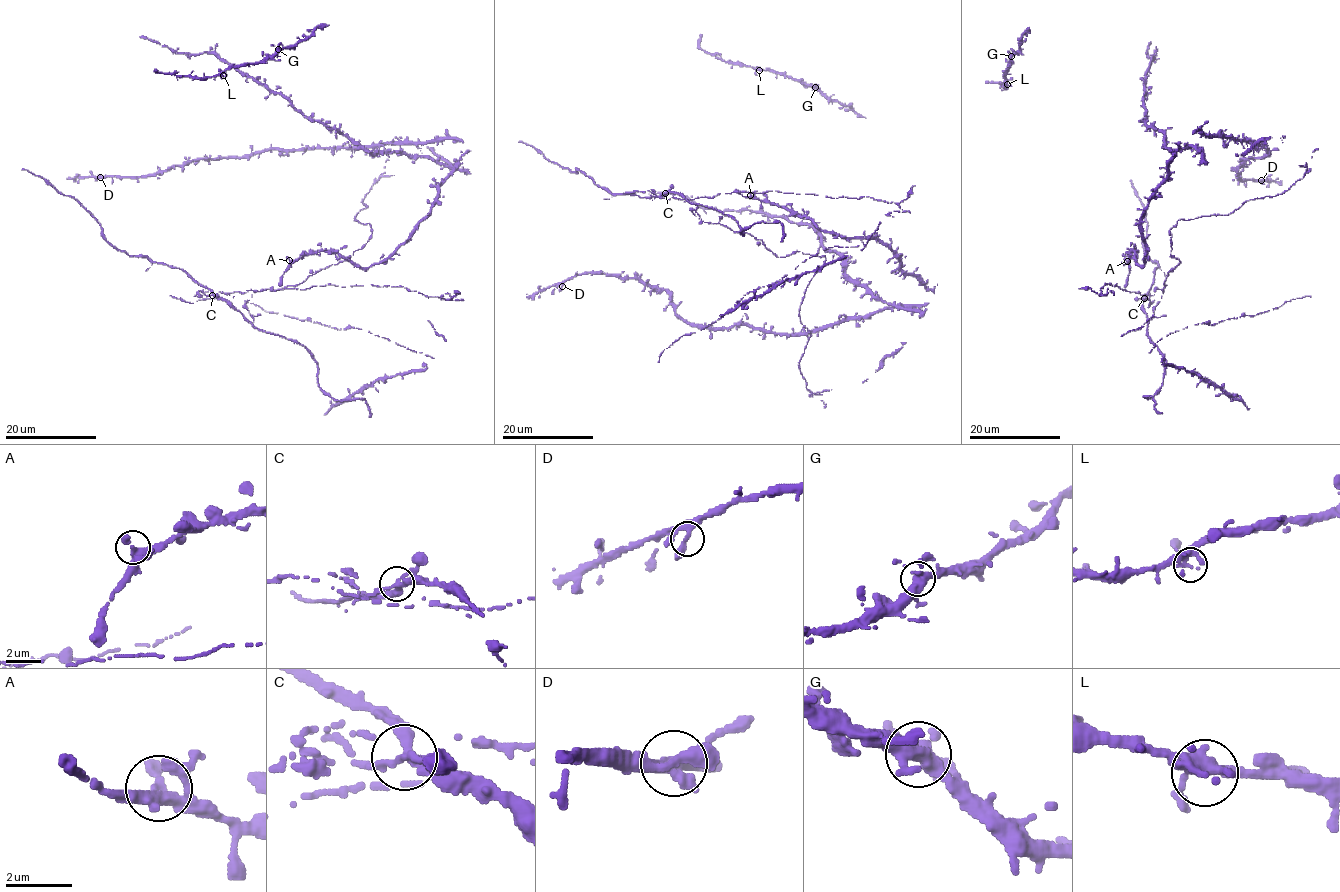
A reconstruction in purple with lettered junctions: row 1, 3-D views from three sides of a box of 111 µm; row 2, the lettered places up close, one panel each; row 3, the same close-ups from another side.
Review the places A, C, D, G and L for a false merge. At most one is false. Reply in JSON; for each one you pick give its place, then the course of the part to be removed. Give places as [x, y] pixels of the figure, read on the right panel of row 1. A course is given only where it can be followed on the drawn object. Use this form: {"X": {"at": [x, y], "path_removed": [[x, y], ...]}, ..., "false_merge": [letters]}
{"C": {"at": [1144, 298]}, "false_merge": ["C"]}

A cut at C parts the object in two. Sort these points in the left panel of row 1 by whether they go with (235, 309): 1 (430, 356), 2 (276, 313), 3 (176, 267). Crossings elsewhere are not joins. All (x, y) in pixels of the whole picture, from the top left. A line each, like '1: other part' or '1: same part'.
1: other part
2: other part
3: same part

